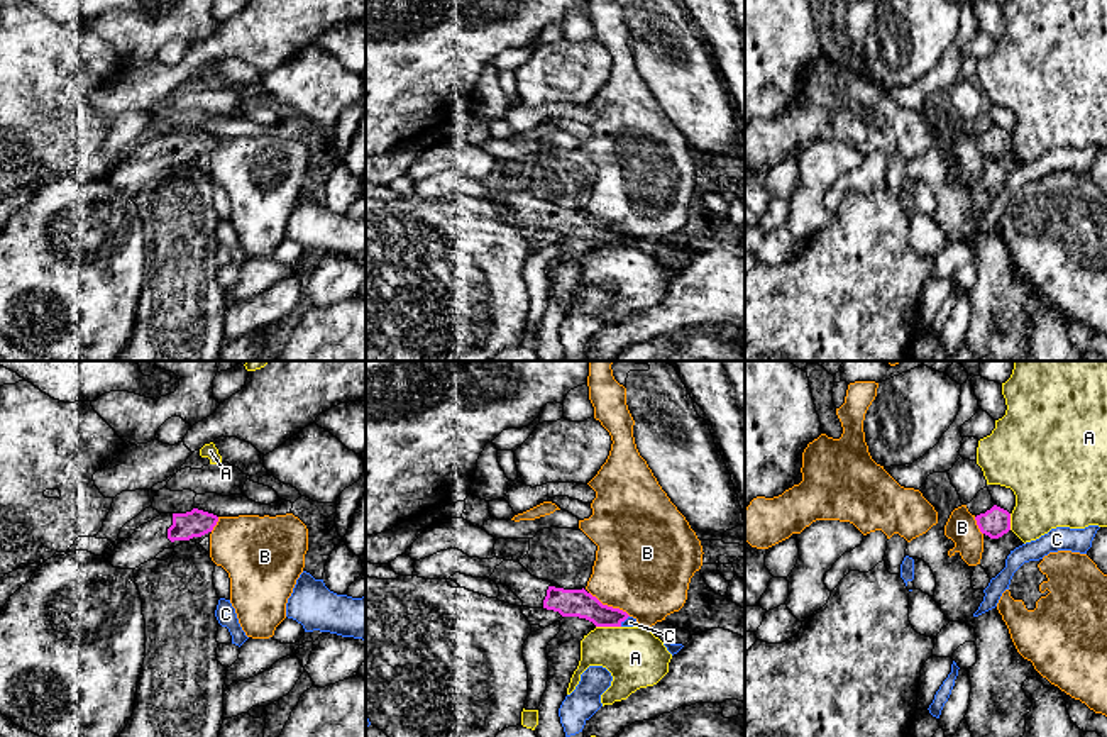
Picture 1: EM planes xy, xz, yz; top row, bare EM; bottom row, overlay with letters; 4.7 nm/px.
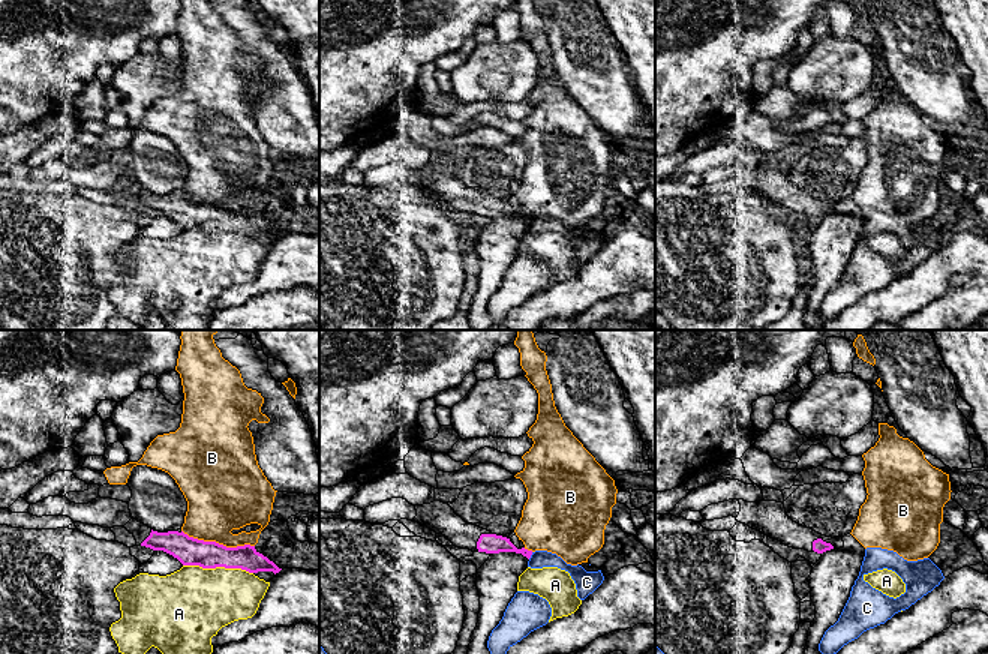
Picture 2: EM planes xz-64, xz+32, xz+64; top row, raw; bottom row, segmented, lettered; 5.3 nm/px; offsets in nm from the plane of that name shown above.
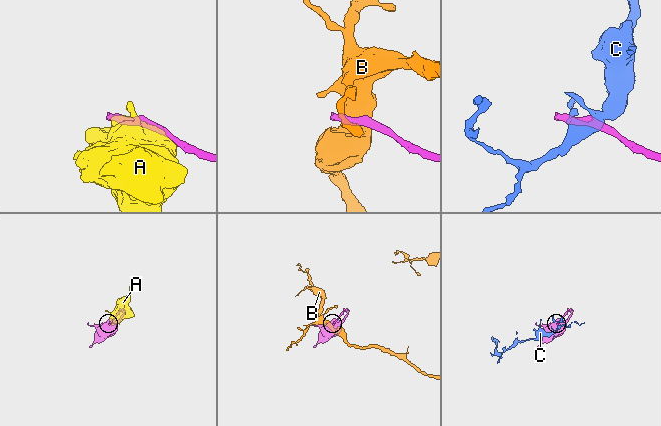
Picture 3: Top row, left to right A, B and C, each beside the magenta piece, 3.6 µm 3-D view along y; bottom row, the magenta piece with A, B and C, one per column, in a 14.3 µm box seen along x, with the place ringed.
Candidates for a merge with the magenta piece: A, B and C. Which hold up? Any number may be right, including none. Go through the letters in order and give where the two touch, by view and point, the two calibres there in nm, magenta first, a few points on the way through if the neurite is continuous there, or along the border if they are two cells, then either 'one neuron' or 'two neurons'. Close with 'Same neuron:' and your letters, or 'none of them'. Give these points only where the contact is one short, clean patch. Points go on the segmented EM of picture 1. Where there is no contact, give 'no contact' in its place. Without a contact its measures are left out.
A: meets magenta in xz at (608, 626); 130 nm thick on the magenta side, 280 nm on the other; two neurons
B: meets magenta in xz at (610, 607); 130 nm thick on the magenta side, 460 nm on the other; border along xz (589, 592), (603, 604), (618, 607), (630, 615); two neurons
C: meets magenta in xz at (625, 619); 130 nm thick on the magenta side, 50 nm on the other; border along xz (628, 615), (620, 626); two neurons
Same neuron: none of them

